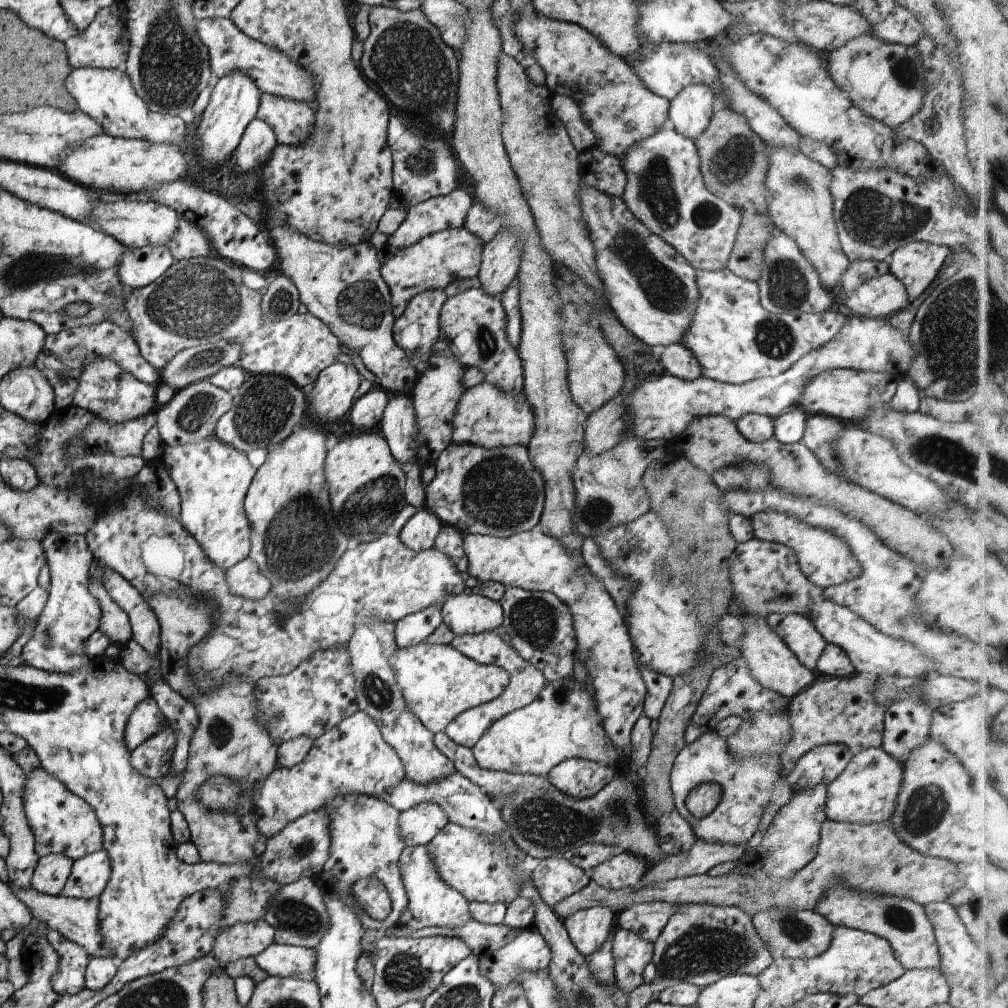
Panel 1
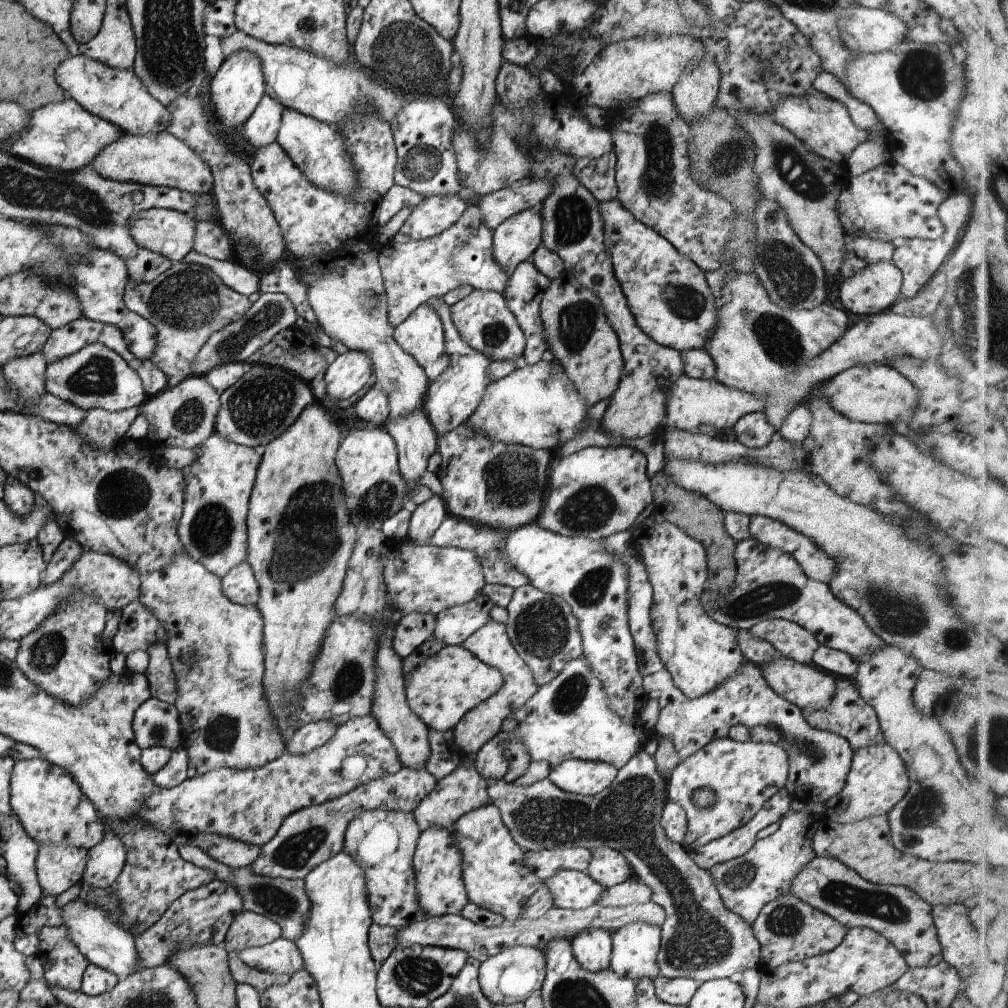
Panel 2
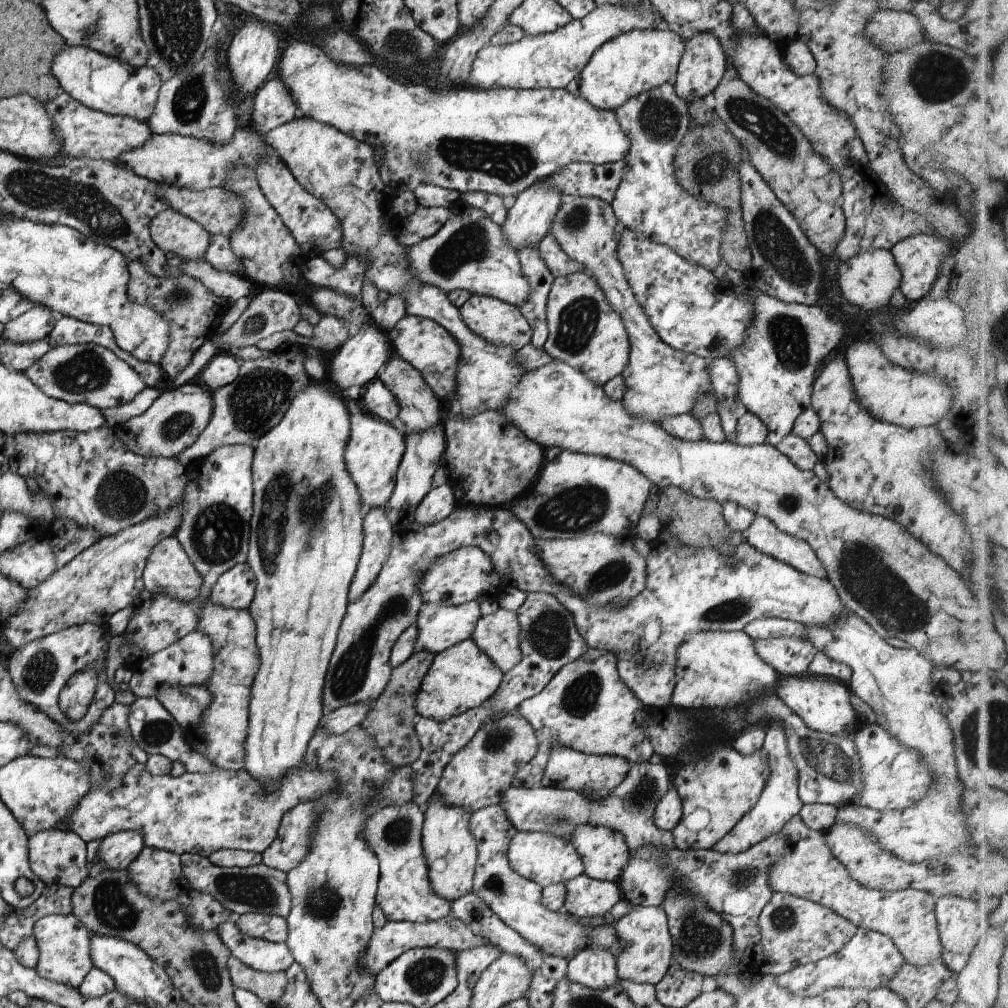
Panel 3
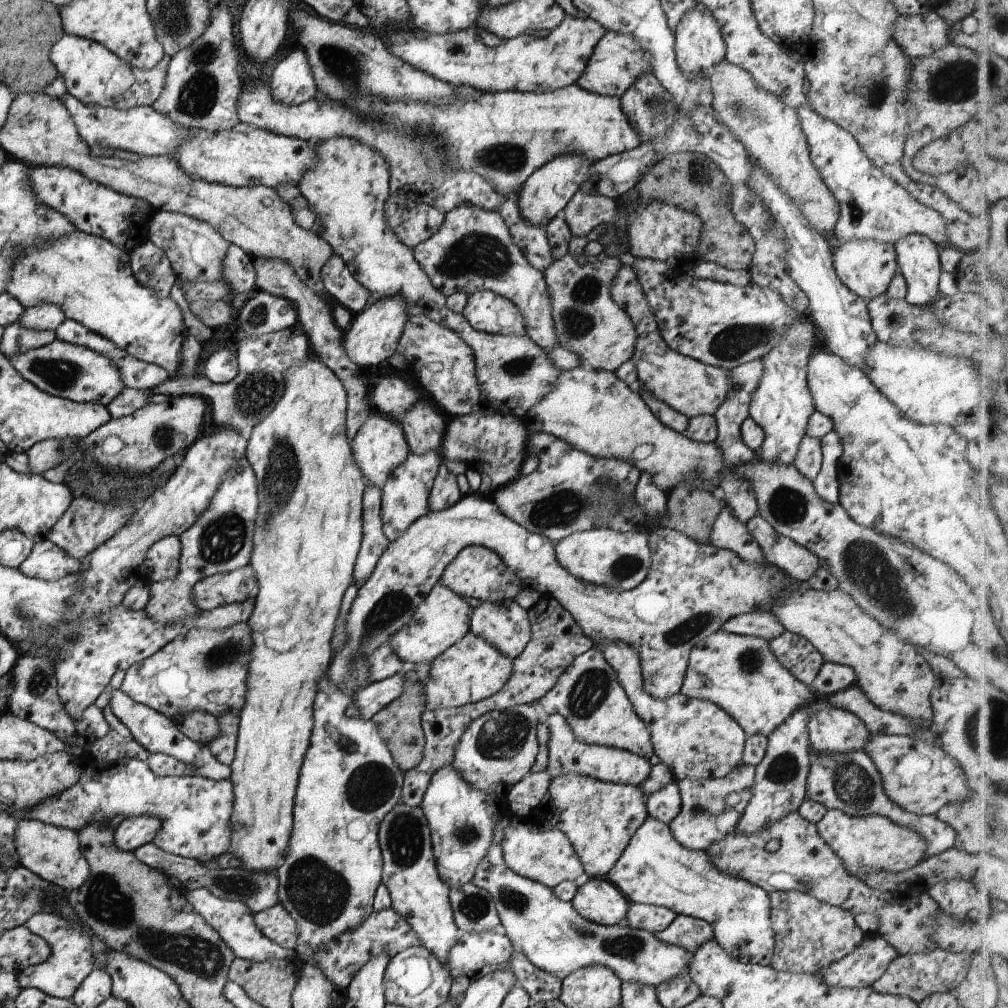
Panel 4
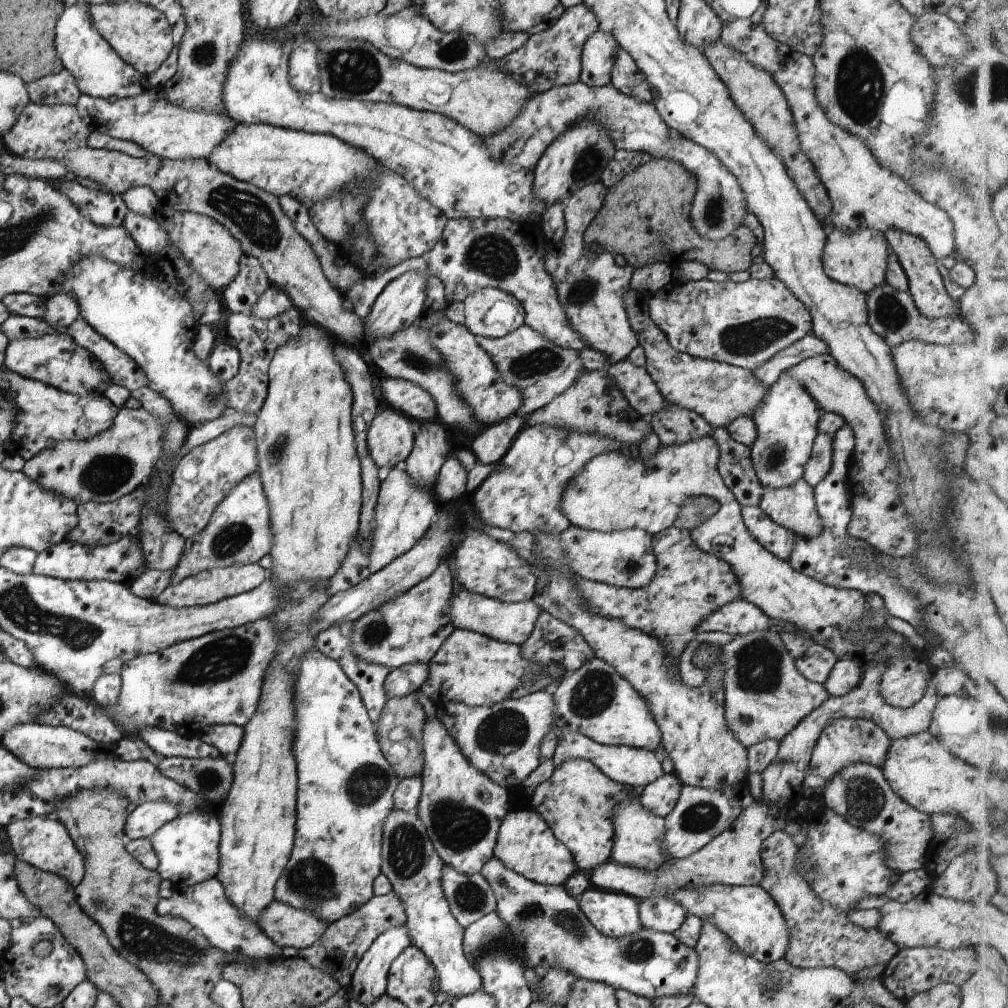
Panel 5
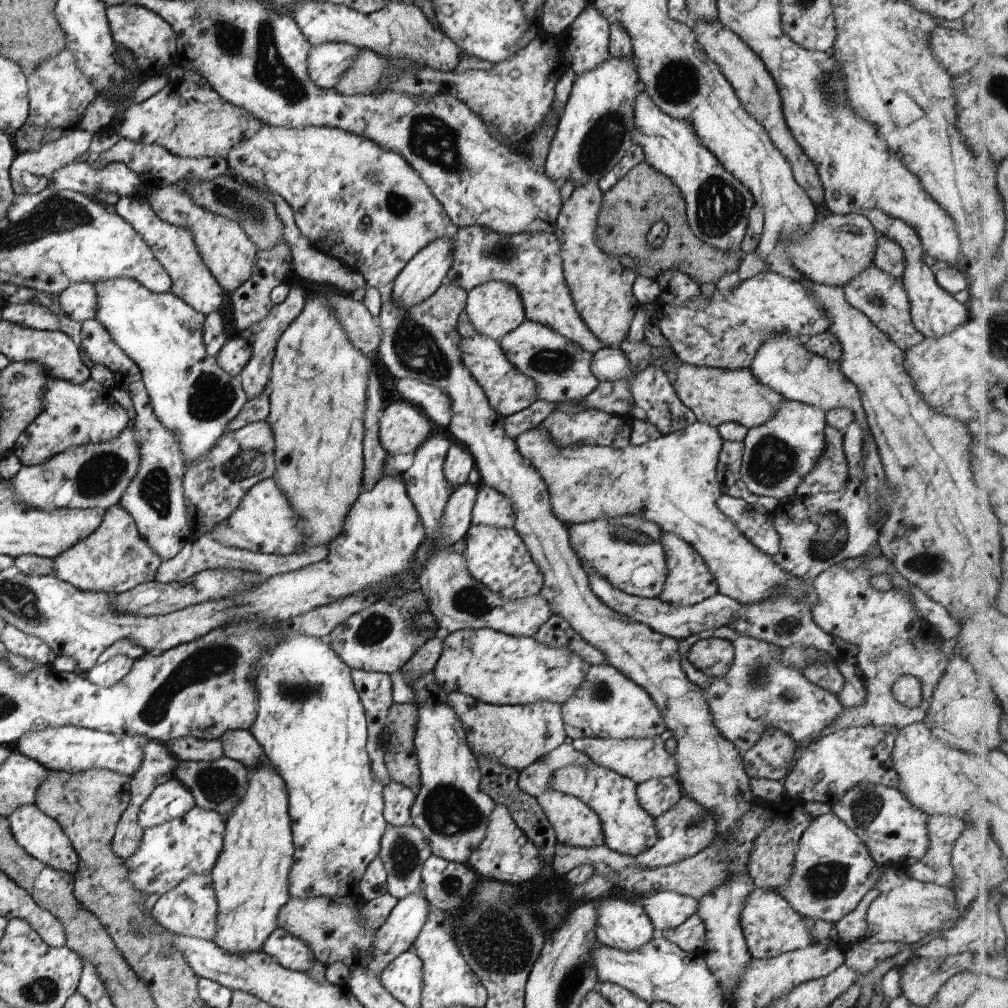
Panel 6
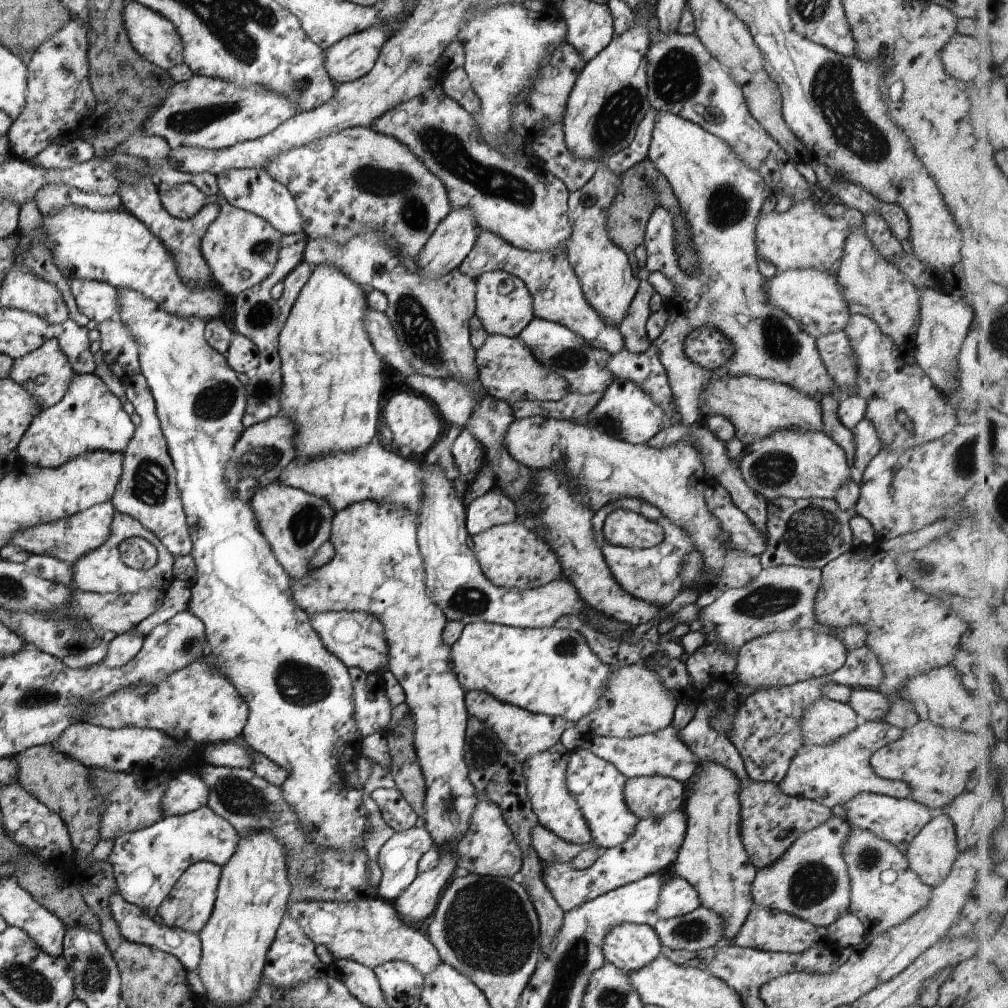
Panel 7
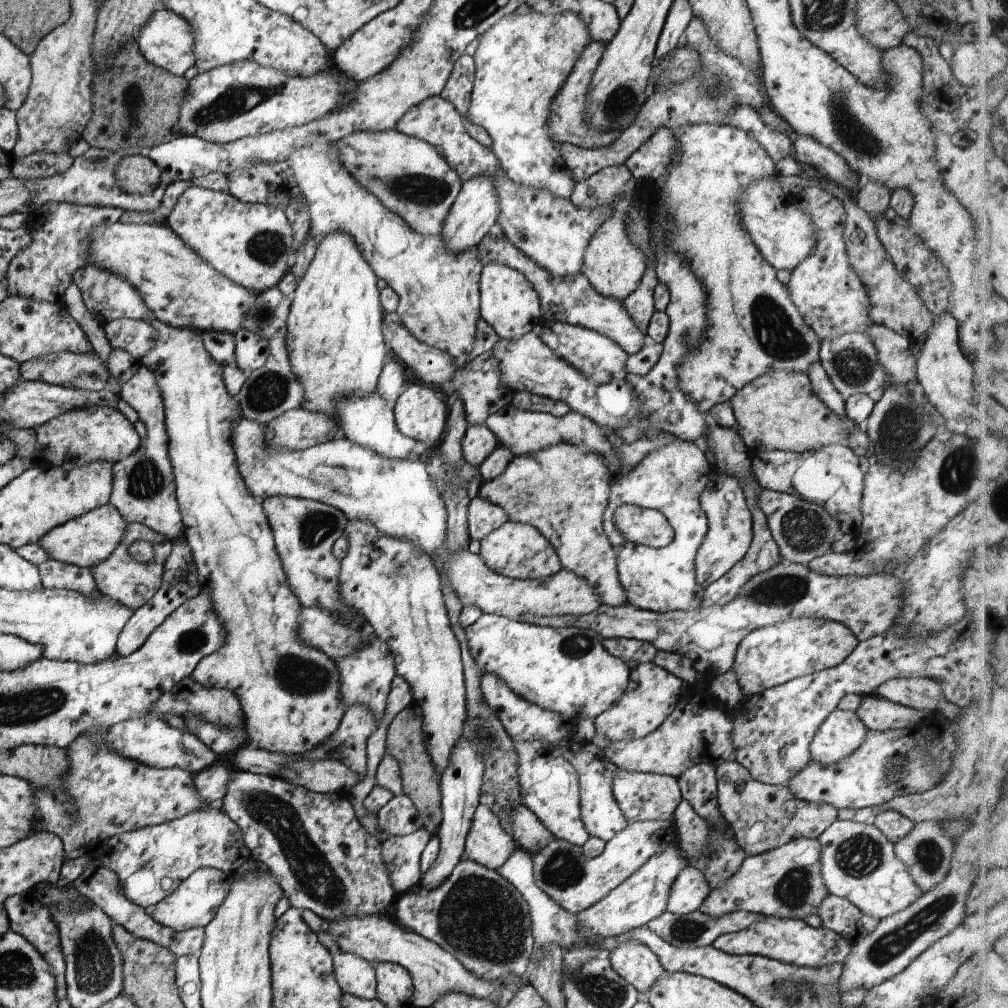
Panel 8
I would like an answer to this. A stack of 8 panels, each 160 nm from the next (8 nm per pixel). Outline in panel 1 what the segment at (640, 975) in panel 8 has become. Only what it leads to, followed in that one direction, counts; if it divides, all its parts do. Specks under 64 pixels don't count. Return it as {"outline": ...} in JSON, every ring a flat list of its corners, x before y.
{"outline":[[564,857,540,859,531,872,531,880,542,900,553,907,590,884,583,870]]}

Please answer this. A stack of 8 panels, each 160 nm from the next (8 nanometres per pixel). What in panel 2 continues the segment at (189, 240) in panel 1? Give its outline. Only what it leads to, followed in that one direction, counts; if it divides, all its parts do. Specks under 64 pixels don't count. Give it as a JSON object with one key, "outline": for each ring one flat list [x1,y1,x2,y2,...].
{"outline":[[196,221,193,250,198,254,219,261,234,259,231,239,226,230,214,222]]}

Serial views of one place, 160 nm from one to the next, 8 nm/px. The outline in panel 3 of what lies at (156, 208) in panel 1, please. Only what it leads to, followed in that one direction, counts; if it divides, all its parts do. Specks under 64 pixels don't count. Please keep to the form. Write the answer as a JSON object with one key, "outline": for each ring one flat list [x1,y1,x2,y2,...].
{"outline":[[166,209,149,222,154,244,175,261,204,258,210,234,189,216]]}

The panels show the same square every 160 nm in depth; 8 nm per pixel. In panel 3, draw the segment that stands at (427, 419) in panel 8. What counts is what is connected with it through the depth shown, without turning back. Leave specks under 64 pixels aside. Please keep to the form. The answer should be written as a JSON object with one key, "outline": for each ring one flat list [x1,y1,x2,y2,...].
{"outline":[[354,412,350,417,351,431,349,444,344,451,344,460,348,472,352,472,352,480,360,493,361,515,363,518,376,507,382,507,388,502,396,482,403,452,405,451,405,435,400,434,388,421,380,417]]}

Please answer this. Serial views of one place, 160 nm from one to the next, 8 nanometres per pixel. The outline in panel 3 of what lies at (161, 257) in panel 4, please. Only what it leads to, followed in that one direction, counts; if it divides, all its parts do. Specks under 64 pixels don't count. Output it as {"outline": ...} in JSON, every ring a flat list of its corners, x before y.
{"outline":[[130,261,128,266,127,290,130,300,146,305,168,321,168,348,158,365,170,380,174,380,190,364,194,352,204,344,204,341,212,341,213,337,218,334,213,328,220,326,220,320,222,320,223,314,228,312,230,301,216,296,199,280,187,274,178,273,175,279,163,279,151,275,143,263]]}

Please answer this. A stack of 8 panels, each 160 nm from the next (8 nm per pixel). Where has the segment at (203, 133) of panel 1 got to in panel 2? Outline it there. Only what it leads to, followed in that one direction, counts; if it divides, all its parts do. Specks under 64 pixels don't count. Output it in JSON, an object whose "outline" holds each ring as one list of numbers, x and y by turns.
{"outline":[[233,51,225,58,210,84,210,100,214,104,214,118,220,132,223,134,226,130,242,127,264,94,266,86,260,59,250,51]]}

